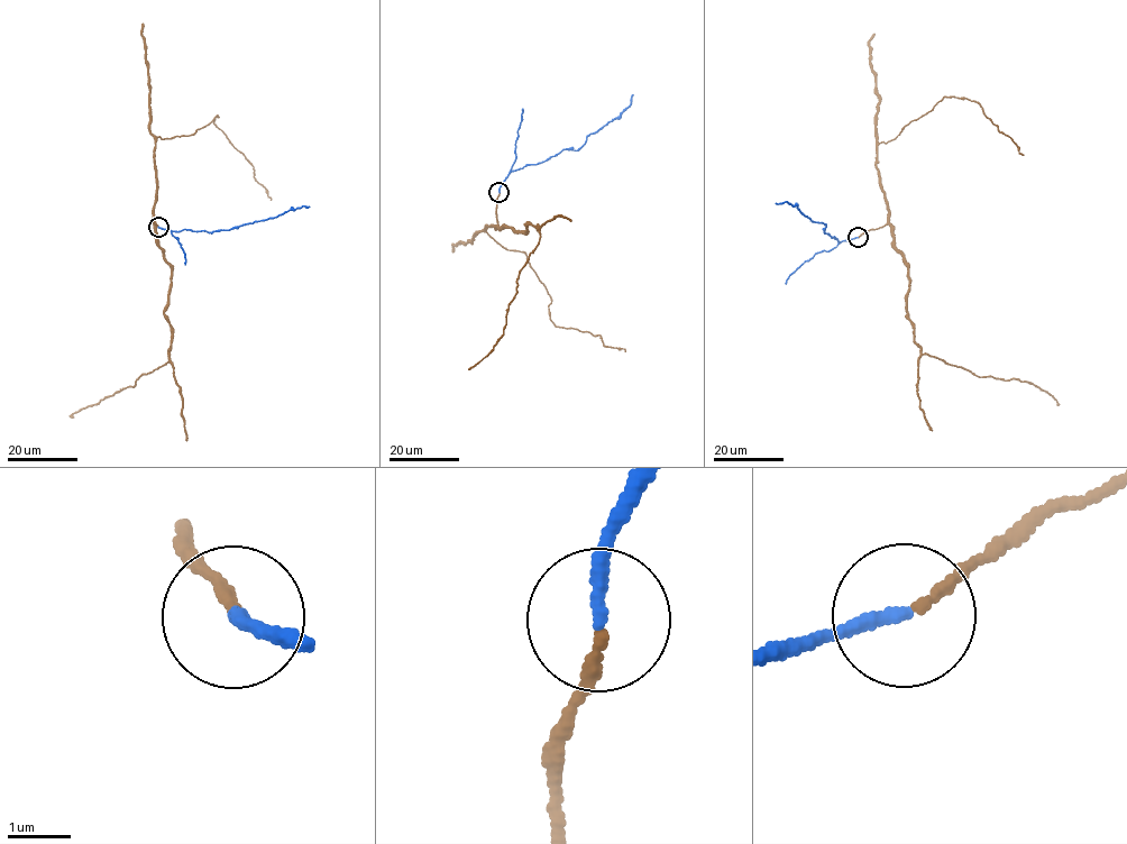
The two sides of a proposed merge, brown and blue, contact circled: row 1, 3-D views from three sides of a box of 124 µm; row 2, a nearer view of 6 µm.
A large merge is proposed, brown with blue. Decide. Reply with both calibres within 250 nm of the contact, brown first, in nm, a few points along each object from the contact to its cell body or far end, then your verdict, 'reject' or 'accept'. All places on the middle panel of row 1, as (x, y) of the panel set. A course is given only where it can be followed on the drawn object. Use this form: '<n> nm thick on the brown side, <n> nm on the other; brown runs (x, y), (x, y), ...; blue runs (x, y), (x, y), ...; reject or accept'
180 nm thick on the brown side, 200 nm on the other; brown runs (498, 192), (496, 223), (524, 234), (525, 223), (538, 225), (539, 245), (520, 271), (503, 335), (469, 368); blue runs (498, 192), (511, 172), (538, 164), (564, 149), (577, 150), (588, 136), (617, 118), (629, 106), (633, 94); accept

